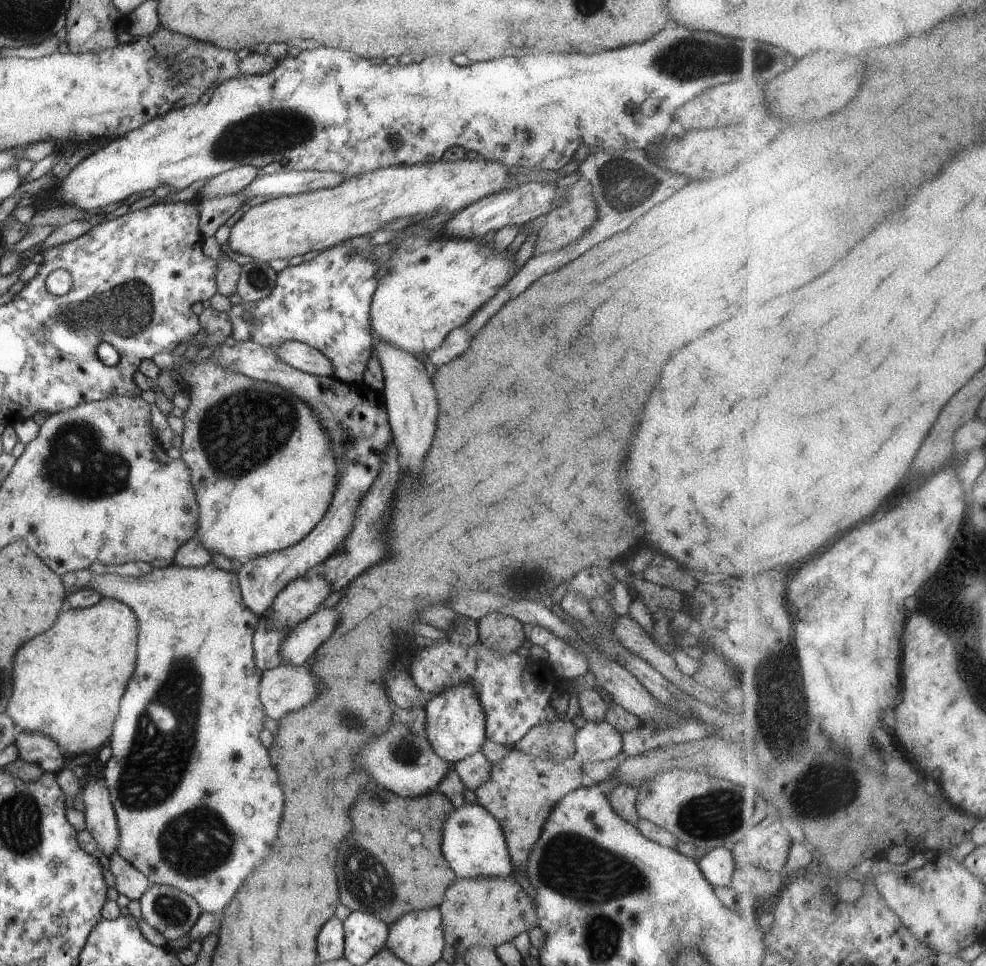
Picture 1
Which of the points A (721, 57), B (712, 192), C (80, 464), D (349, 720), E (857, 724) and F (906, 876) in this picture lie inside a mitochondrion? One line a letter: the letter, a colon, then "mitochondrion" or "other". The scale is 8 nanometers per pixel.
A: mitochondrion
B: other
C: mitochondrion
D: mitochondrion
E: other
F: other

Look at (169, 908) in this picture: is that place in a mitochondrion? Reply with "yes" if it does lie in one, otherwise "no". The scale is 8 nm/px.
yes

